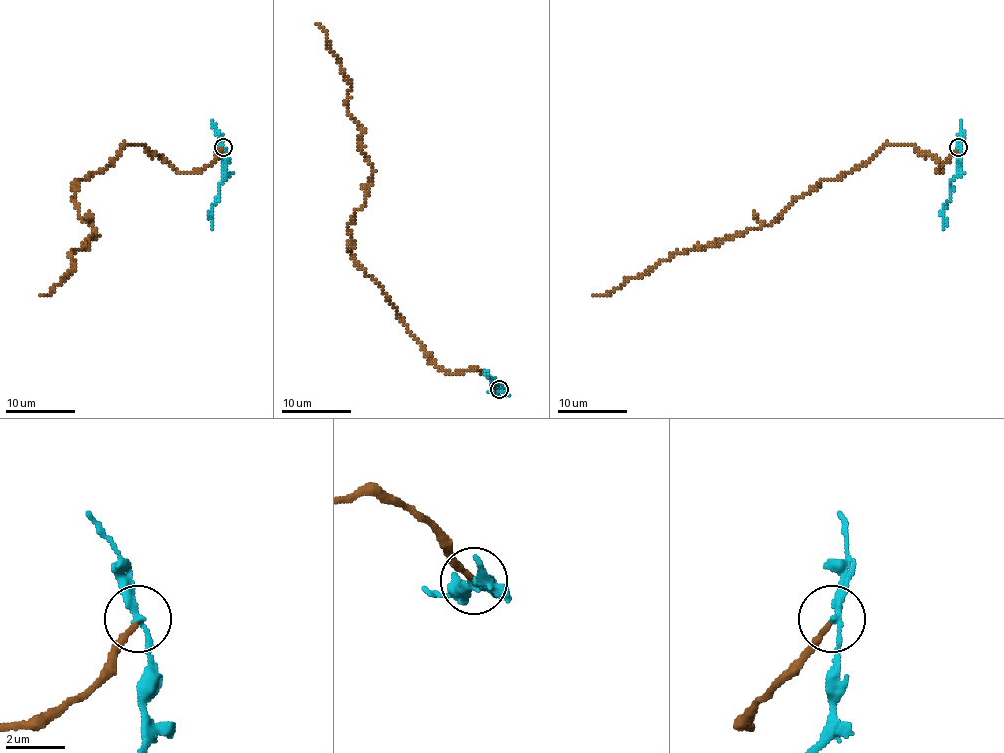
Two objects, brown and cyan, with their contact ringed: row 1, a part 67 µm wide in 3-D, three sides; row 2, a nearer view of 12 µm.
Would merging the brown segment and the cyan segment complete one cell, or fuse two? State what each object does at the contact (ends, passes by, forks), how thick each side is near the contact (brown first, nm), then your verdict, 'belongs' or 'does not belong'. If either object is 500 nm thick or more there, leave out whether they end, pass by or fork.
brown ends; cyan passes by; calibres 190 and 200 nm; does not belong

